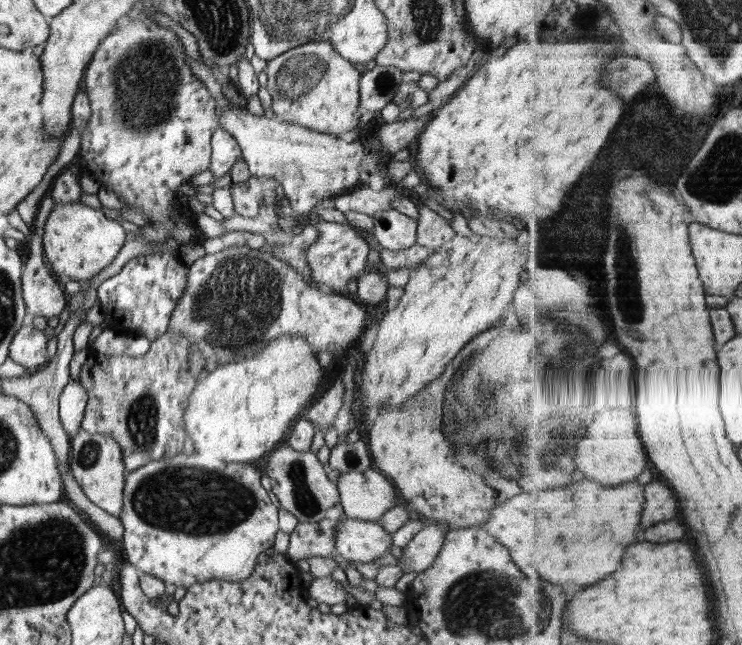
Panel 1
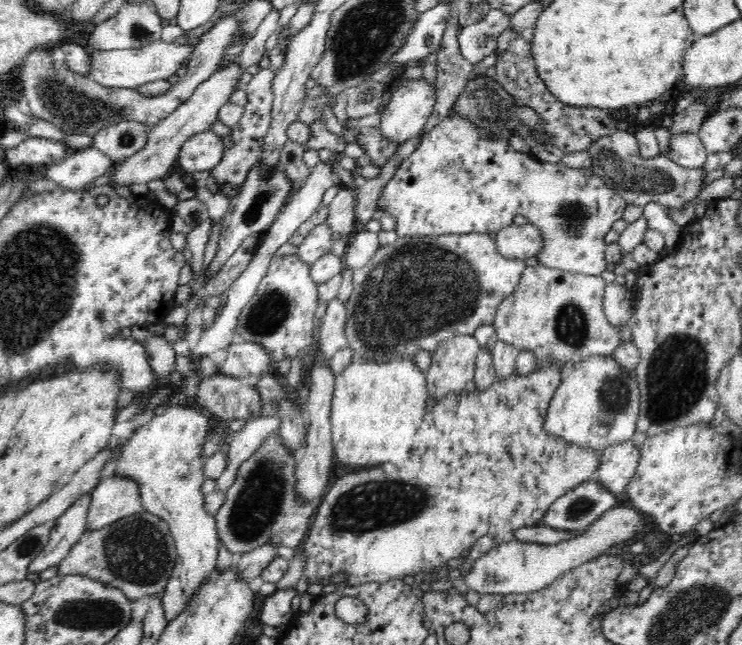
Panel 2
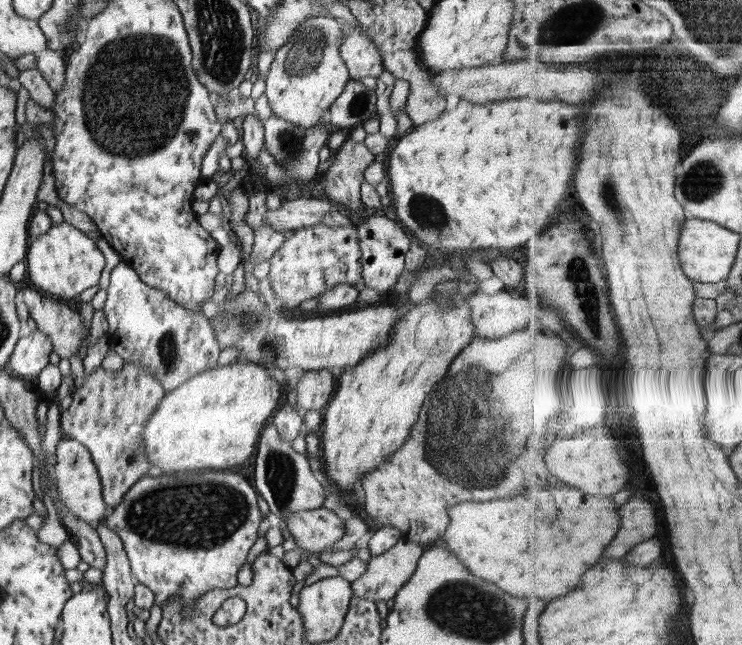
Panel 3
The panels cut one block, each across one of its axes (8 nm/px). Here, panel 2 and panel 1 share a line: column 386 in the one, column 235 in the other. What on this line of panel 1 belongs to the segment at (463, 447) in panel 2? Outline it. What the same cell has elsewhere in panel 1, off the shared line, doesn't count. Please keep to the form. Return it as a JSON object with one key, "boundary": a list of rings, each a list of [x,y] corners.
{"boundary":[[[174,454],[170,458],[161,458],[157,461],[150,461],[136,470],[126,473],[123,490],[123,507],[118,518],[123,522],[123,539],[121,540],[121,550],[123,558],[135,566],[139,571],[152,574],[156,578],[163,580],[165,584],[174,586],[184,586],[188,588],[196,583],[206,581],[223,581],[235,585],[242,579],[247,579],[254,572],[258,555],[273,546],[276,535],[280,531],[278,506],[270,499],[268,492],[262,487],[260,478],[263,471],[252,463],[214,462],[214,458],[206,458],[206,454]]]}

